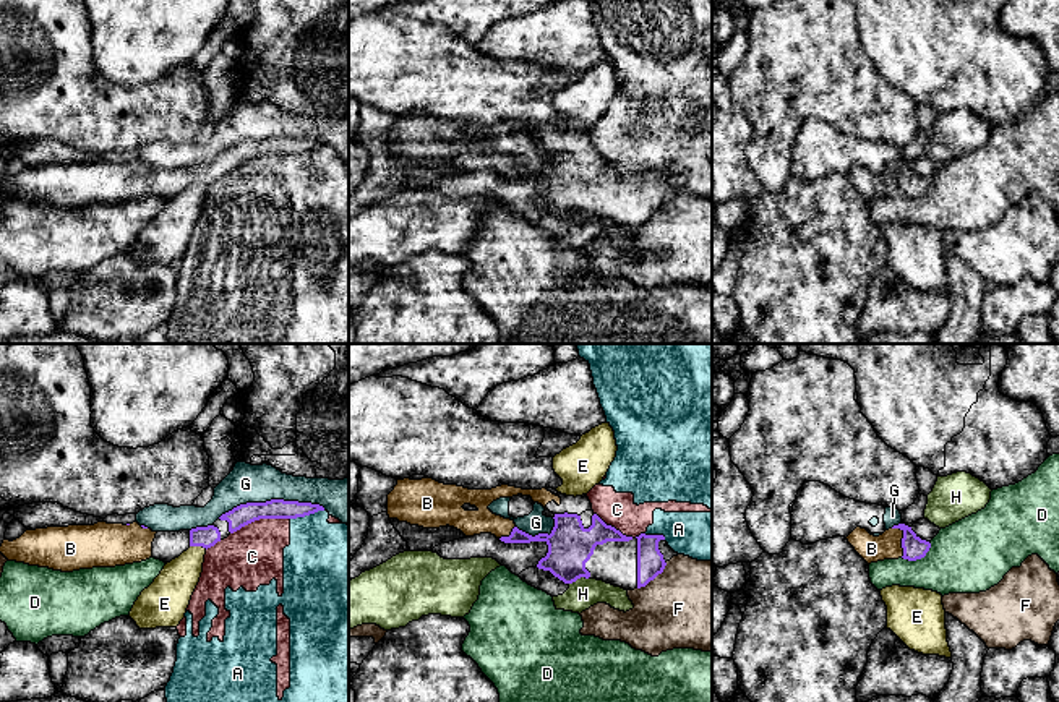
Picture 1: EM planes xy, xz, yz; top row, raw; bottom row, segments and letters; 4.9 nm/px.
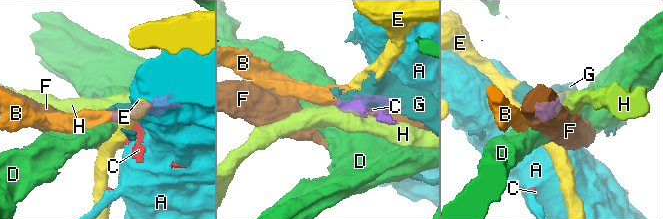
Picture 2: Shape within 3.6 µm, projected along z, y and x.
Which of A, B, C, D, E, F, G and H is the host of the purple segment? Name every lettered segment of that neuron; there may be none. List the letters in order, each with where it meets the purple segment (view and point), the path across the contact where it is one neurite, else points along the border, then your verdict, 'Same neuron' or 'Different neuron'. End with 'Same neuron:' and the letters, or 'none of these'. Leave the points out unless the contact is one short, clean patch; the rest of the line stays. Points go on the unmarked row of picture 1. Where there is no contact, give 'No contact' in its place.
A: Touches purple at xy (307, 151). Different neuron
B: Touches purple at yz (902, 177). Same neuron
C: Touches purple at xy (260, 154). Different neuron
D: Touches purple at yz (918, 195). Boundary: yz (931, 180), (923, 193), (915, 196), (902, 195). Different neuron
E: Touches purple at xy (198, 182). Boundary: xy (190, 182), (206, 185). Different neuron
F: Touches purple at xz (654, 214). Different neuron
G: Touches purple at xy (271, 136). Different neuron
H: Touches purple at xz (578, 214). Different neuron
Same neuron: B

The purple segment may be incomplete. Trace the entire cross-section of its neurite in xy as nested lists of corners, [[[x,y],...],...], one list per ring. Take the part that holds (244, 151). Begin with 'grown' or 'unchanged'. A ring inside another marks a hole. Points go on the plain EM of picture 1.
grown; [[[271,136],[247,139],[222,151],[212,162],[180,169],[157,169],[152,178],[152,195],[165,201],[190,183],[211,185],[230,170],[259,156],[297,156],[324,148],[319,141]]]

